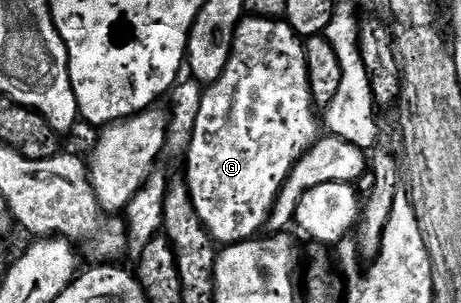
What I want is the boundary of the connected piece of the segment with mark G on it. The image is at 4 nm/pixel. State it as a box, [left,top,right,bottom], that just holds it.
[184,16,320,247]

